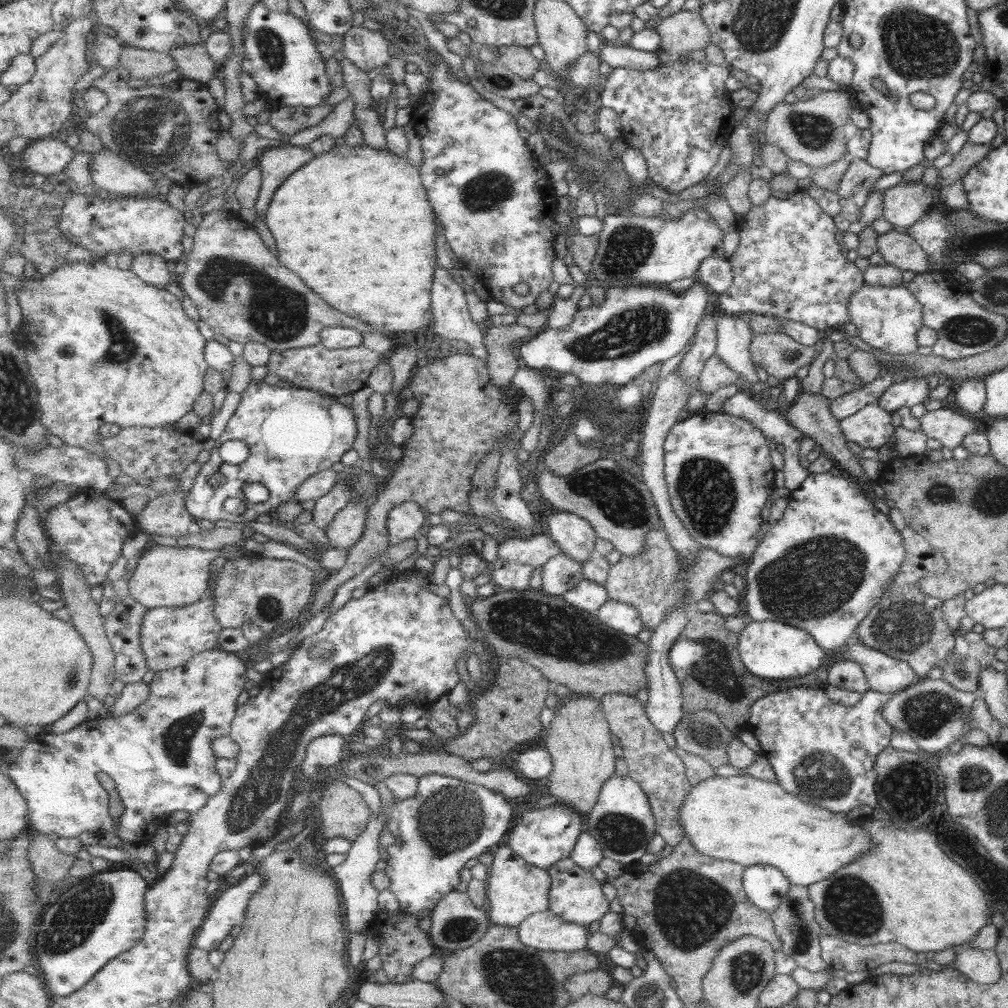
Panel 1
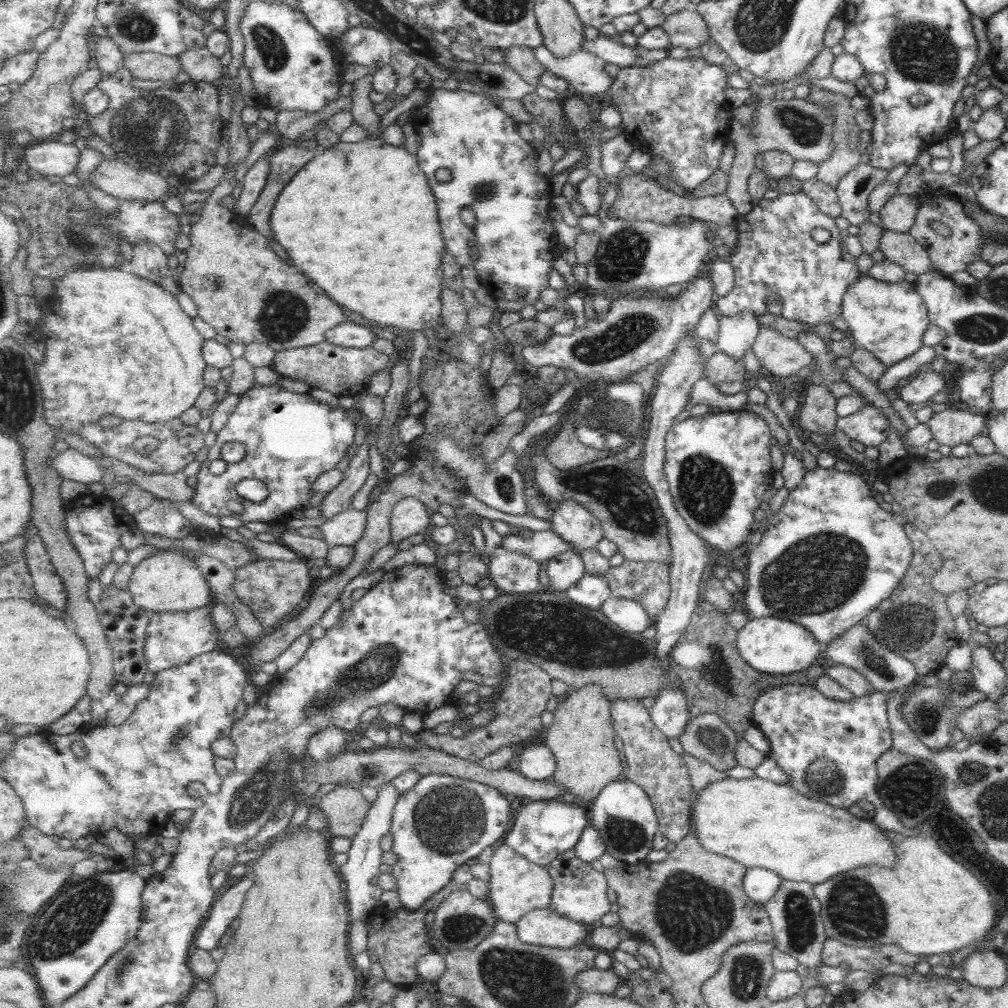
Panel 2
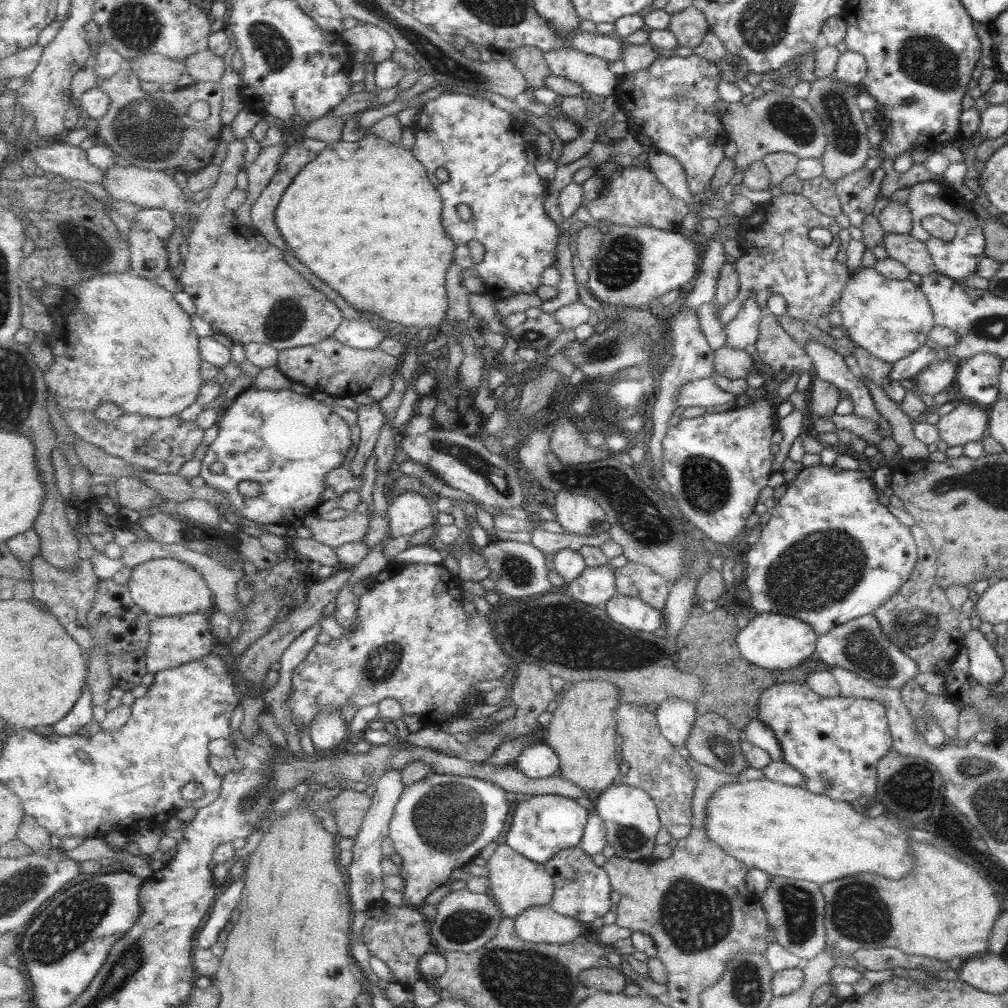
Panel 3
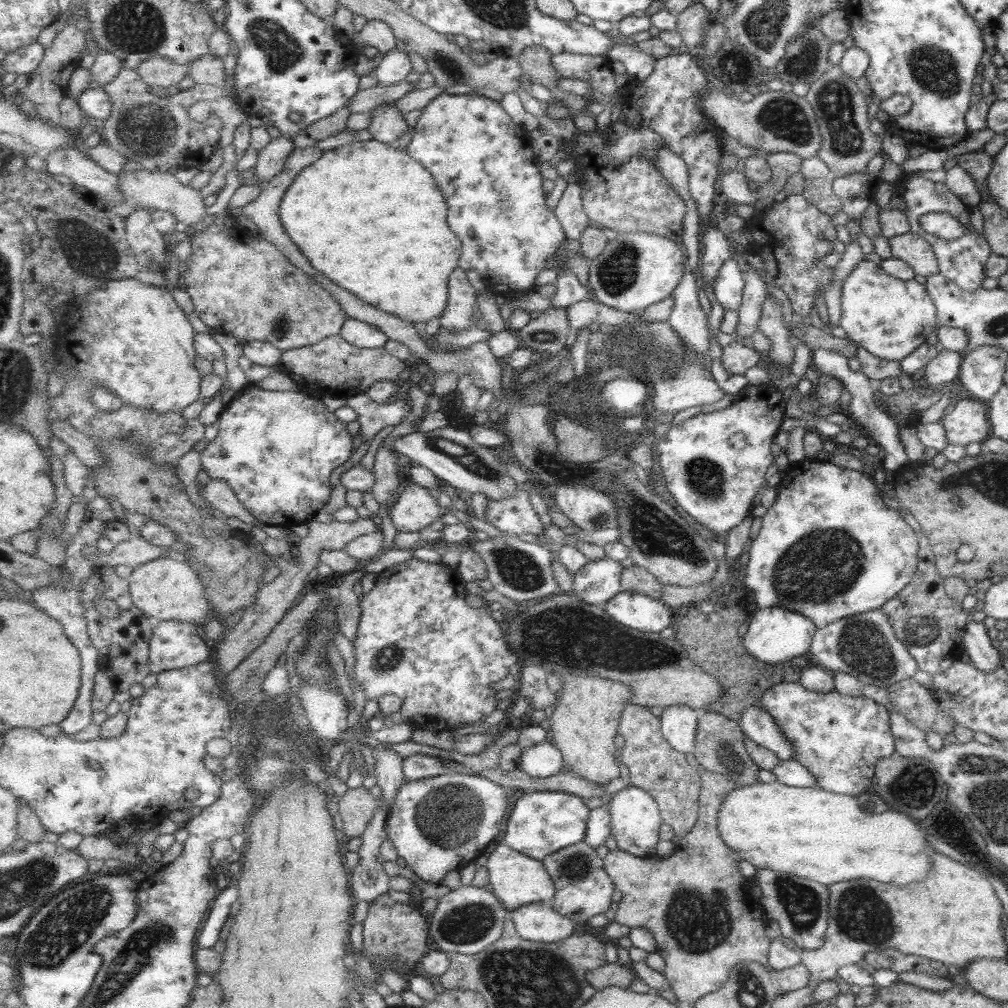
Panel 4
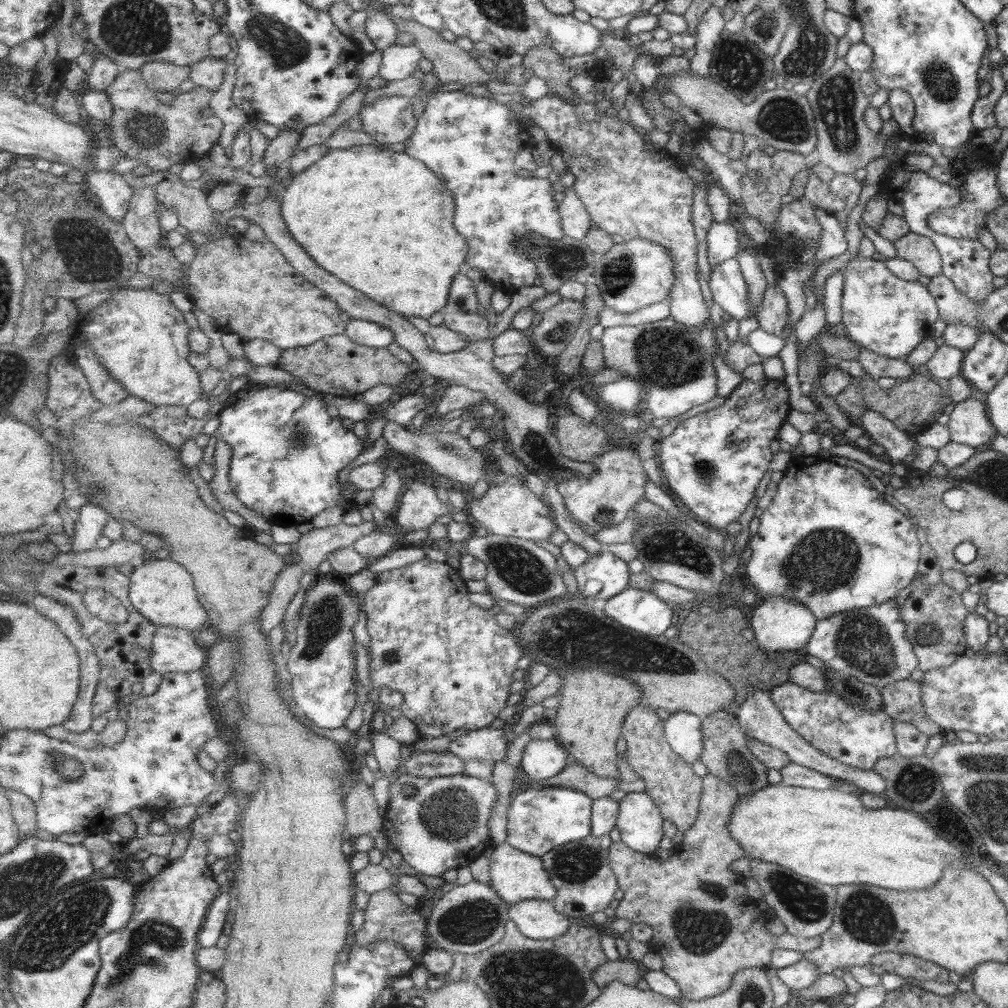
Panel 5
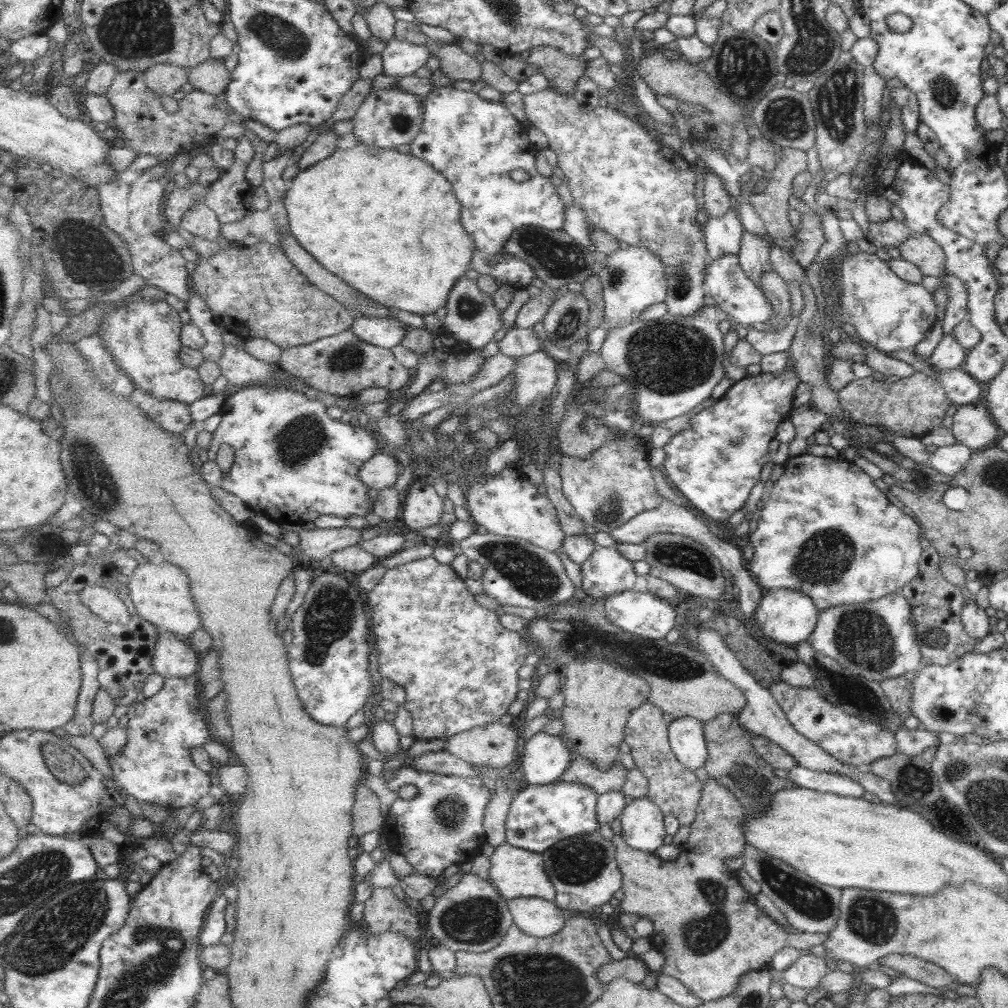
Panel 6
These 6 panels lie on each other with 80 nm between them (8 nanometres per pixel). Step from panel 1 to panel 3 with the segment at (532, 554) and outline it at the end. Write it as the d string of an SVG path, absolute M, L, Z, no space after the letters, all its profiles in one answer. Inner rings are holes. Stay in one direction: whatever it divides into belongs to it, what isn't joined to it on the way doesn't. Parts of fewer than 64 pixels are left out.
M537 526L531 532L531 543L539 551L551 557L565 548L579 551L583 546L600 547L603 545L603 542L609 539L611 539L611 535L608 531L602 532L601 534L594 534L593 536L583 536L574 532L549 532Z

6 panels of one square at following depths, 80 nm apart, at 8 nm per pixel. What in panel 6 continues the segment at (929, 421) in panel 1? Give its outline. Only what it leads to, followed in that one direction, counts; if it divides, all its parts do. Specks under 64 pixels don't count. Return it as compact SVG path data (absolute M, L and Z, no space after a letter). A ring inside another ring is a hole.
M983 399L959 405L952 415L950 429L956 442L972 451L992 446L1001 434Z

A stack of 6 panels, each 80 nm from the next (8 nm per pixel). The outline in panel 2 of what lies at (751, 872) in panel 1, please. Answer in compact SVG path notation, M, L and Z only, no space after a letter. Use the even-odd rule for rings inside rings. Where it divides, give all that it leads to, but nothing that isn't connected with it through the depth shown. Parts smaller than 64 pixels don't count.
M747 868L745 889L747 896L755 903L763 905L770 902L770 898L778 890L782 878L766 868Z

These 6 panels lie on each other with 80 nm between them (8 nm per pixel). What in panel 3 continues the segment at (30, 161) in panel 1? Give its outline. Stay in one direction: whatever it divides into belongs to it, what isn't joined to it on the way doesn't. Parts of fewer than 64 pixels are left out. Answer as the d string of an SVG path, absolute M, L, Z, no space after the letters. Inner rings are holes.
M59 141L44 148L34 148L30 152L38 172L59 175L65 179L98 182L104 186L104 170L89 164L87 152L83 148Z

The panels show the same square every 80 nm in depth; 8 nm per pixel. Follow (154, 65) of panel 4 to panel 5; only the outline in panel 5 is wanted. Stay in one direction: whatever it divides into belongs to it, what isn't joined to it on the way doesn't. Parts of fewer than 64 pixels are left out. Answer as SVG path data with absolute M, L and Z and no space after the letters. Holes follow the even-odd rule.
M155 61L145 64L140 69L143 79L155 91L171 92L179 89L186 80L190 80L190 68L176 66L165 61Z

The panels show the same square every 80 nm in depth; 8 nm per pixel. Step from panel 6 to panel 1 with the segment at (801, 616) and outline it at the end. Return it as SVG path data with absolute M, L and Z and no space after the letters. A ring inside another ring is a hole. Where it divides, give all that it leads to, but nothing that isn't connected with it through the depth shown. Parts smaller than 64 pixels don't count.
M747 620L745 628L739 635L740 639L738 643L741 660L745 663L749 674L758 676L761 679L771 681L781 680L781 678L783 678L783 680L785 680L785 678L797 678L797 676L811 674L821 666L826 665L824 651L815 644L810 633L805 632L803 629L771 621L754 622Z

